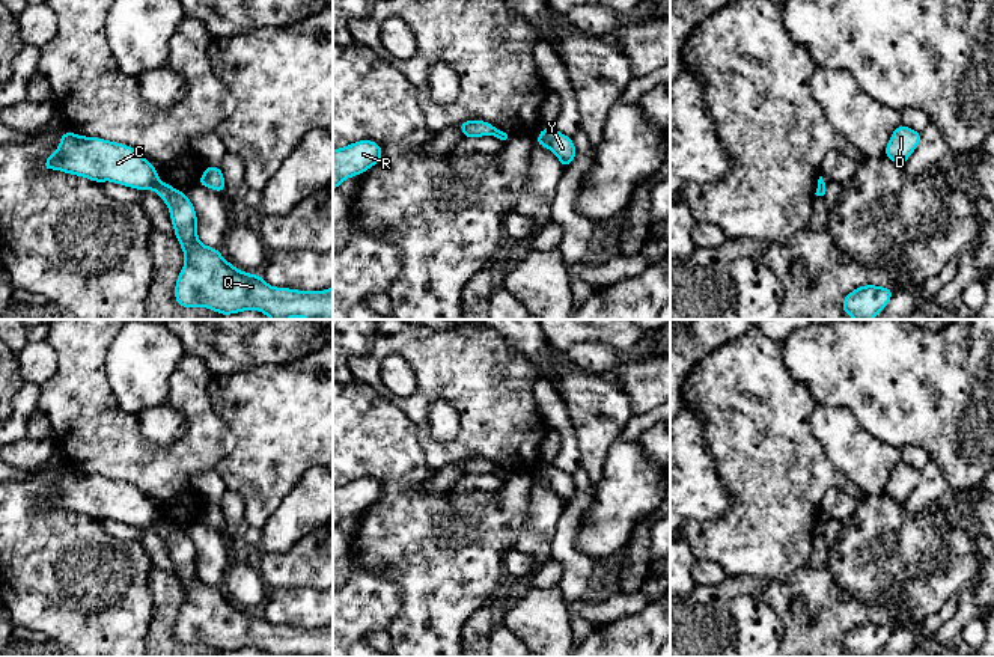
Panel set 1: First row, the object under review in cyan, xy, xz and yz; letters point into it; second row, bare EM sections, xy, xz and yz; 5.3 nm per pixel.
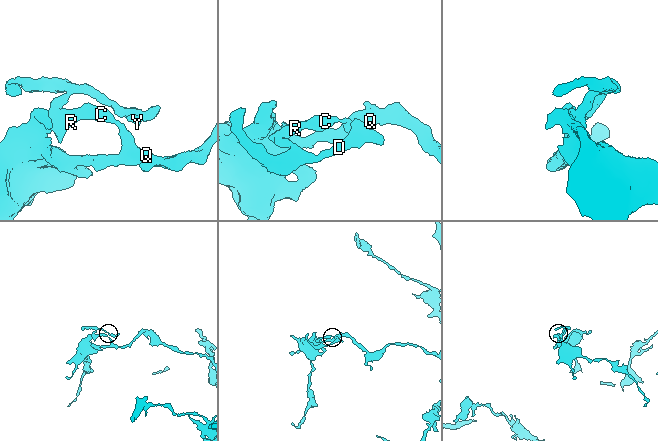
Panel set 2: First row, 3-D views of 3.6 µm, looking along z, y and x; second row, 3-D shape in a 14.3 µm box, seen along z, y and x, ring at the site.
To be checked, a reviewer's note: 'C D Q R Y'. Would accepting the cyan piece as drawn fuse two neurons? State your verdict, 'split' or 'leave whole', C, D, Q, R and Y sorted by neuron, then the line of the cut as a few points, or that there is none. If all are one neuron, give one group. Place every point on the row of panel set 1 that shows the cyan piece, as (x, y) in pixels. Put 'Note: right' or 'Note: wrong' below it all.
split | C D R Y / Q | xy (160, 181), (155, 190)
Note: wrong

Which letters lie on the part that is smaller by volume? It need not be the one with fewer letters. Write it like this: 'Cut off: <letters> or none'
Cut off: C, D, R, Y

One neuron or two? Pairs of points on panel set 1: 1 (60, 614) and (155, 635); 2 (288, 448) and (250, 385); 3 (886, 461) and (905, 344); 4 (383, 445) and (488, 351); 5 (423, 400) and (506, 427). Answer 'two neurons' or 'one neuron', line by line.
1: two neurons
2: one neuron
3: two neurons
4: two neurons
5: one neuron

